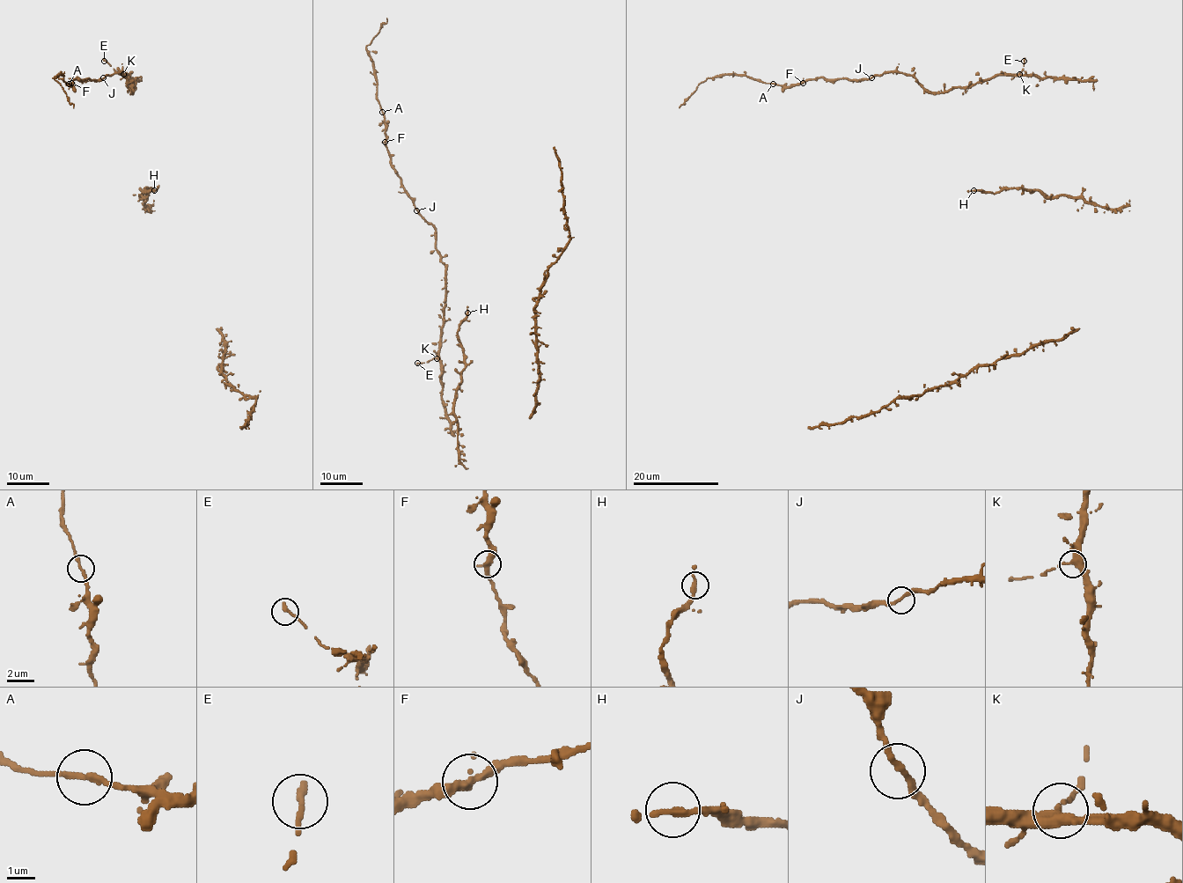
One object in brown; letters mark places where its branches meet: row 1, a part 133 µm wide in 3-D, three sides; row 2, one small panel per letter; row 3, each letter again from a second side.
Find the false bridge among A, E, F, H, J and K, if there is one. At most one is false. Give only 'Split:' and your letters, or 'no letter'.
Split: no letter

